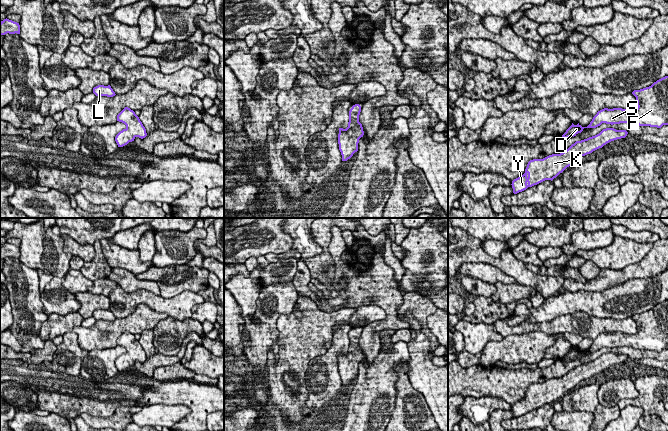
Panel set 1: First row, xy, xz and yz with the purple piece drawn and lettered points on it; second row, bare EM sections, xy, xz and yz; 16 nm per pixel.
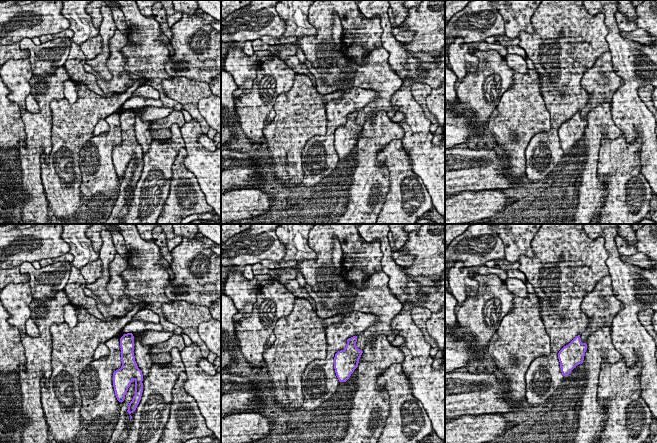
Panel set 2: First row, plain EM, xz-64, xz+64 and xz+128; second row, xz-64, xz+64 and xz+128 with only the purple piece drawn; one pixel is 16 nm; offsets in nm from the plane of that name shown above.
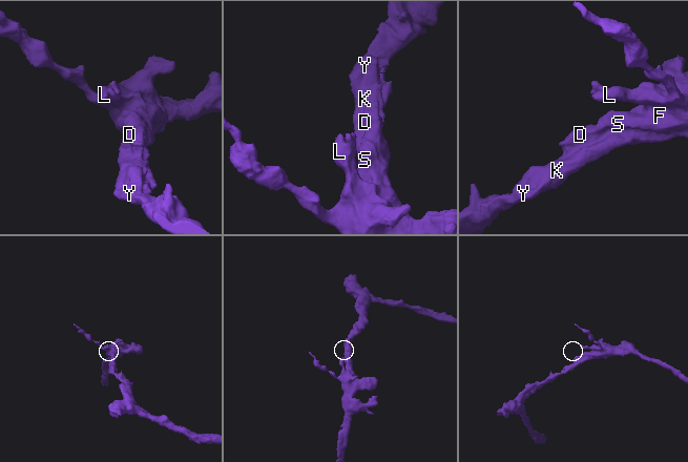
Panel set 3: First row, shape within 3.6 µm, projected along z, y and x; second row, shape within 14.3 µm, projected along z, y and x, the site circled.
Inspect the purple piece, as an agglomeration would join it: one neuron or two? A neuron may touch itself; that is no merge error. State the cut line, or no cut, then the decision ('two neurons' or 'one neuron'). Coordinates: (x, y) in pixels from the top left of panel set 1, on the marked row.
cut none; one neuron

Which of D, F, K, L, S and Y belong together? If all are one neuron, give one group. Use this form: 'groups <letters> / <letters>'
groups D F K L S Y

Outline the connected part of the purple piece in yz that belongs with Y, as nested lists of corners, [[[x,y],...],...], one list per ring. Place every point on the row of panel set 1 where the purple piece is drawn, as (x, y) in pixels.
[[[606,128],[595,136],[576,141],[560,154],[552,154],[543,159],[530,160],[525,169],[525,173],[512,181],[513,193],[517,194],[522,192],[528,187],[537,185],[545,180],[552,181],[580,157],[602,148],[611,141],[625,138],[627,134],[628,132],[626,130]]]

